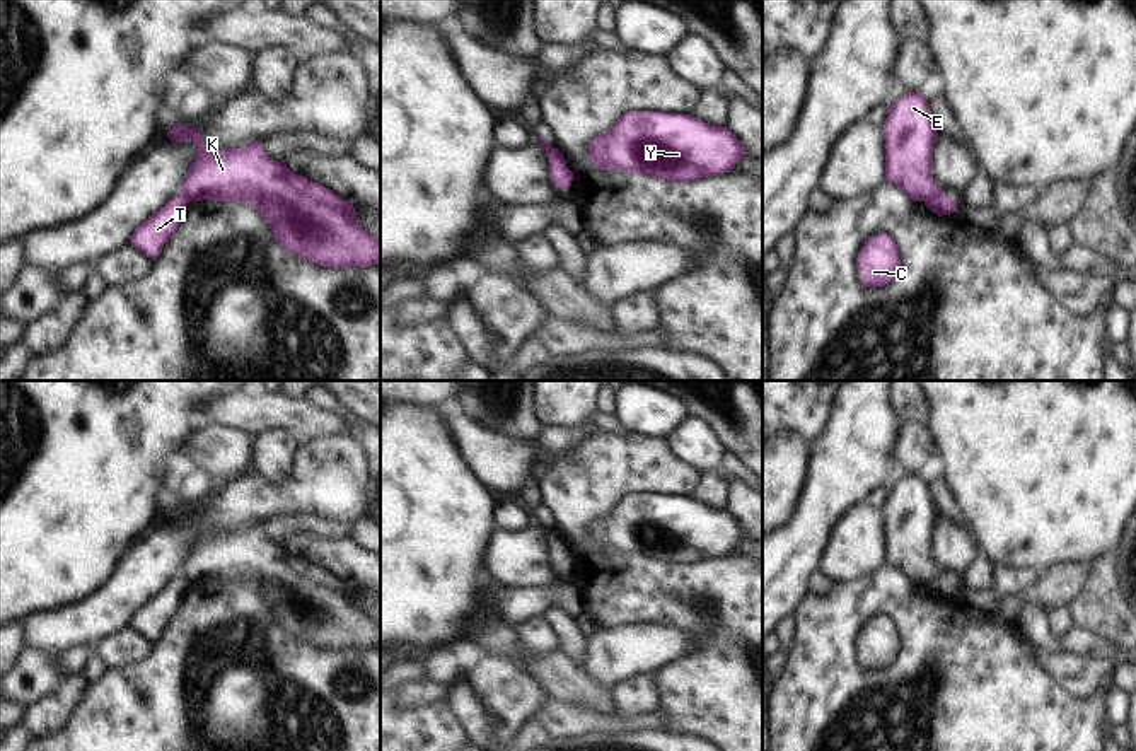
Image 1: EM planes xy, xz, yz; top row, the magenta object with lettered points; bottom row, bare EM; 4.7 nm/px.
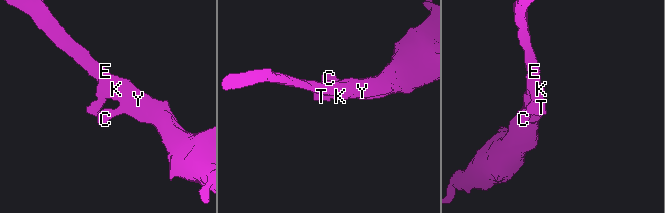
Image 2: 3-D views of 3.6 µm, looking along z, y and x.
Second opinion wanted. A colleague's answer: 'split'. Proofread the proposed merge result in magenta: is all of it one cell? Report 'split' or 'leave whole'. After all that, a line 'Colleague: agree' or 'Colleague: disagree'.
split
Colleague: agree

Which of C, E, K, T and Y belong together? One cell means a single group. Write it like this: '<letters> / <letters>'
C E K Y / T

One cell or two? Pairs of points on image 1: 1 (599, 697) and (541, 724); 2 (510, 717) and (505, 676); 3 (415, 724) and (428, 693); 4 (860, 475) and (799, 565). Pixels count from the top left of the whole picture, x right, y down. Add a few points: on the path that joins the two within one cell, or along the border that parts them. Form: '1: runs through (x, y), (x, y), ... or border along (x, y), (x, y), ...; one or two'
1: border along (548, 697), (573, 705), (587, 705), (618, 719); two
2: runs through (510, 707), (510, 693), (505, 686); one
3: border along (440, 693), (413, 707), (398, 707); two
4: runs through (838, 497), (811, 524), (800, 543); one

